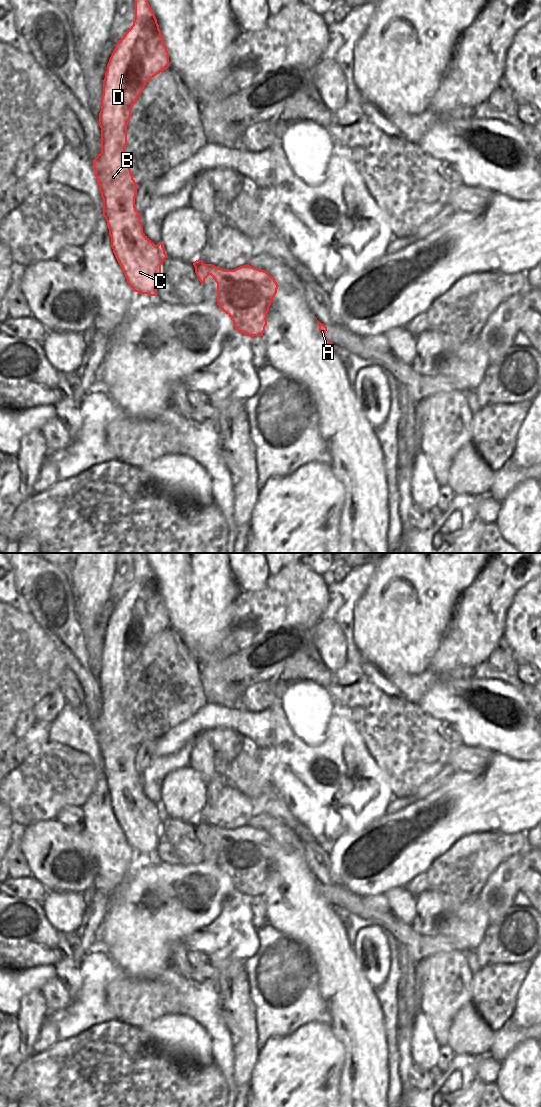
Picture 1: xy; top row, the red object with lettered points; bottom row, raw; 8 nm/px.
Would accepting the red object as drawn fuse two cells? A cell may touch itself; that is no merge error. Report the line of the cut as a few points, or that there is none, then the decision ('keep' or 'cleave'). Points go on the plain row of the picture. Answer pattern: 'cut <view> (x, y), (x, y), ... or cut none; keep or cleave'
cut none; keep

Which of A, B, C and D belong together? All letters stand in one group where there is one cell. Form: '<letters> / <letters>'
A B C D

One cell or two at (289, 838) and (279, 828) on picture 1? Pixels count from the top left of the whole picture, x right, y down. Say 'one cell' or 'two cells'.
one cell

